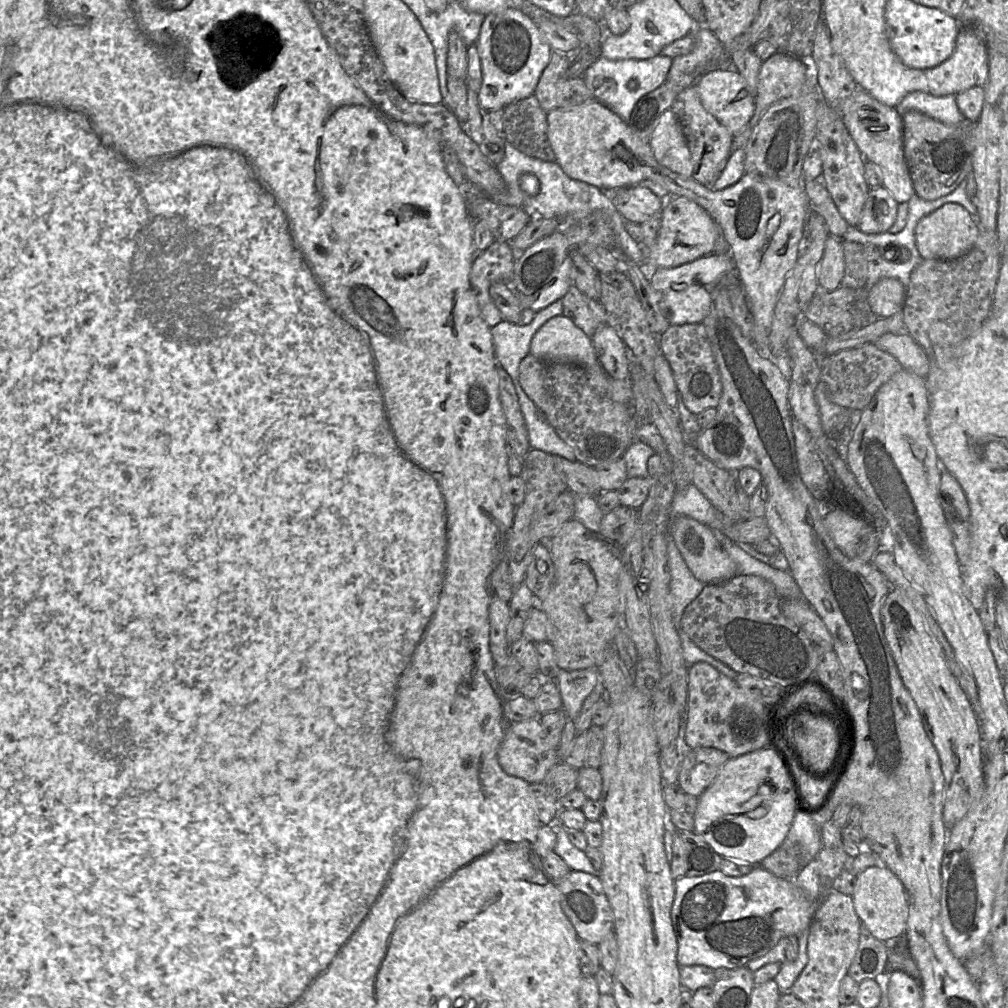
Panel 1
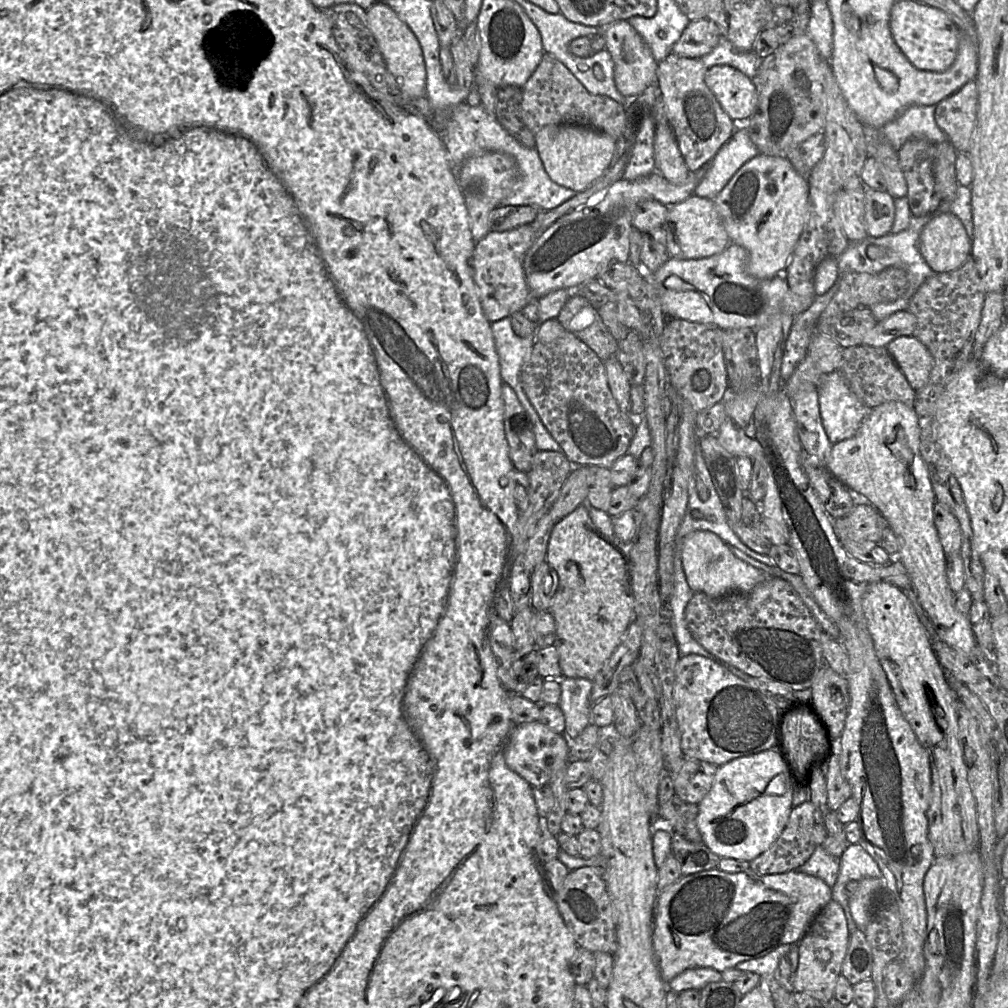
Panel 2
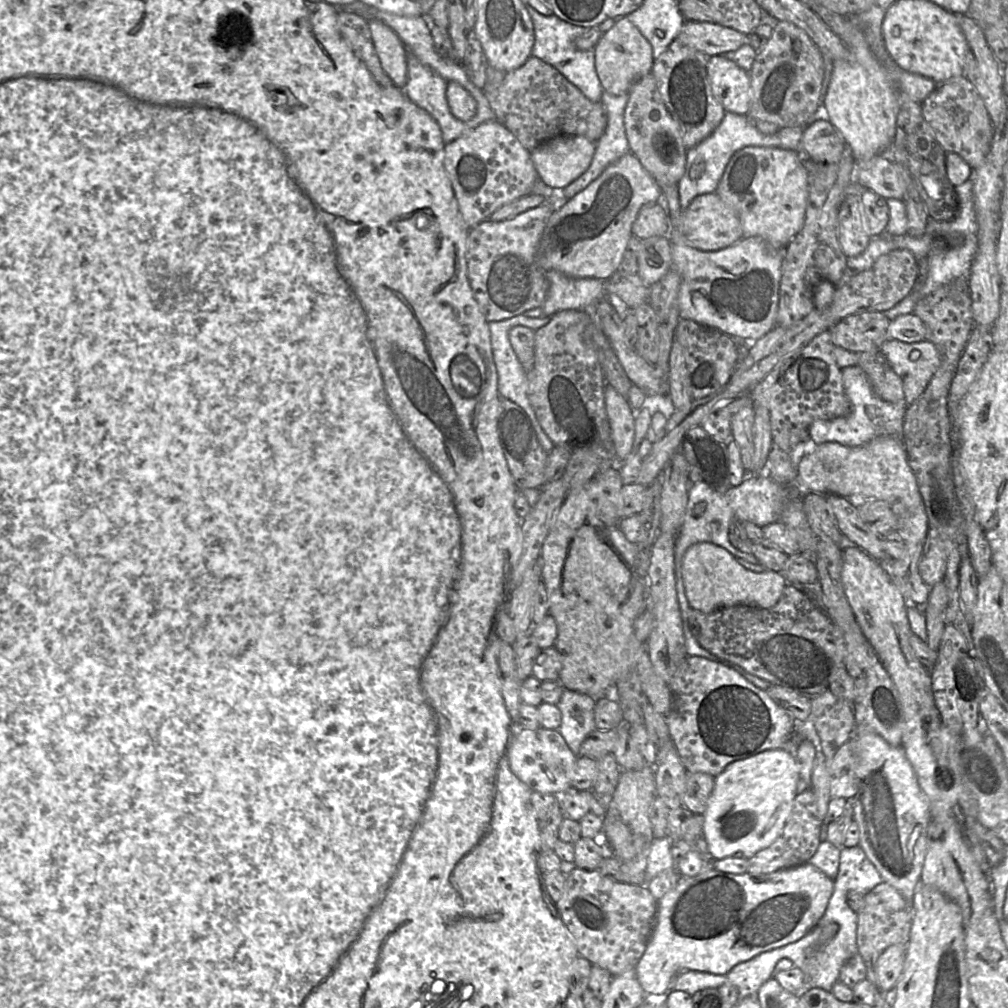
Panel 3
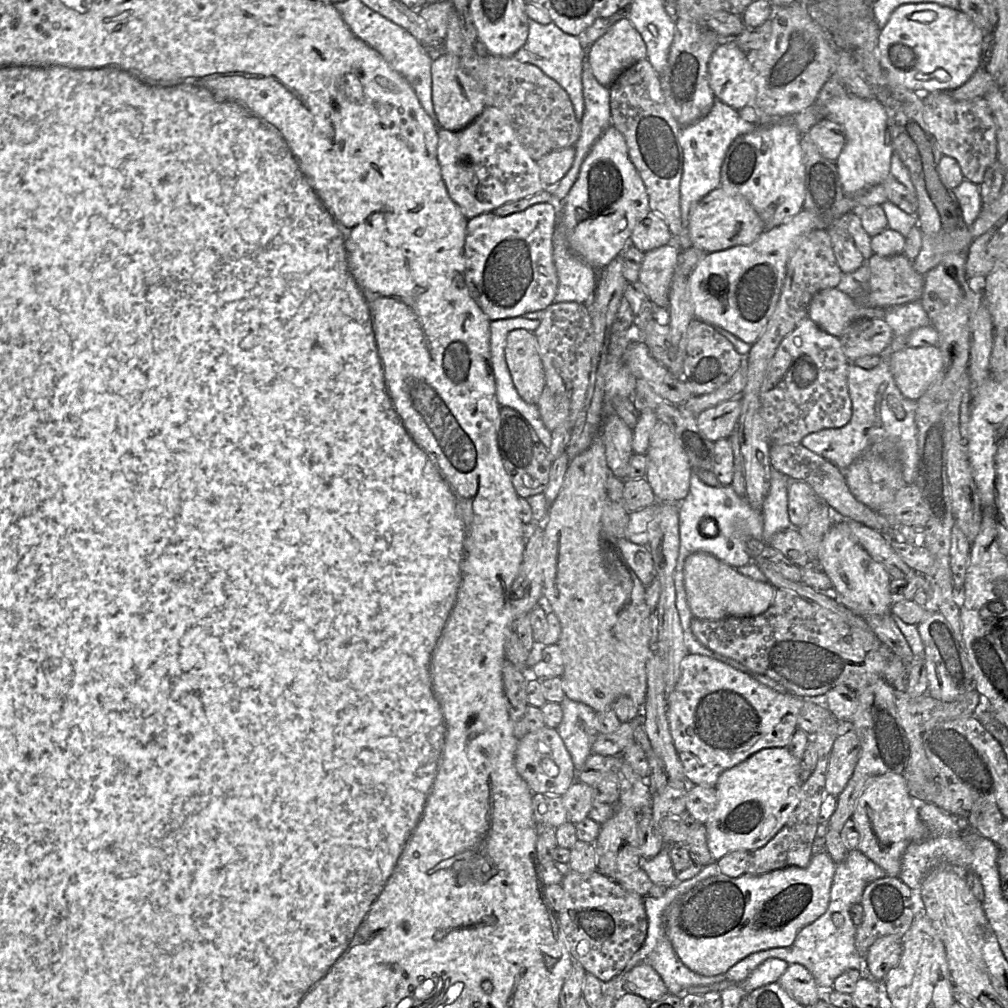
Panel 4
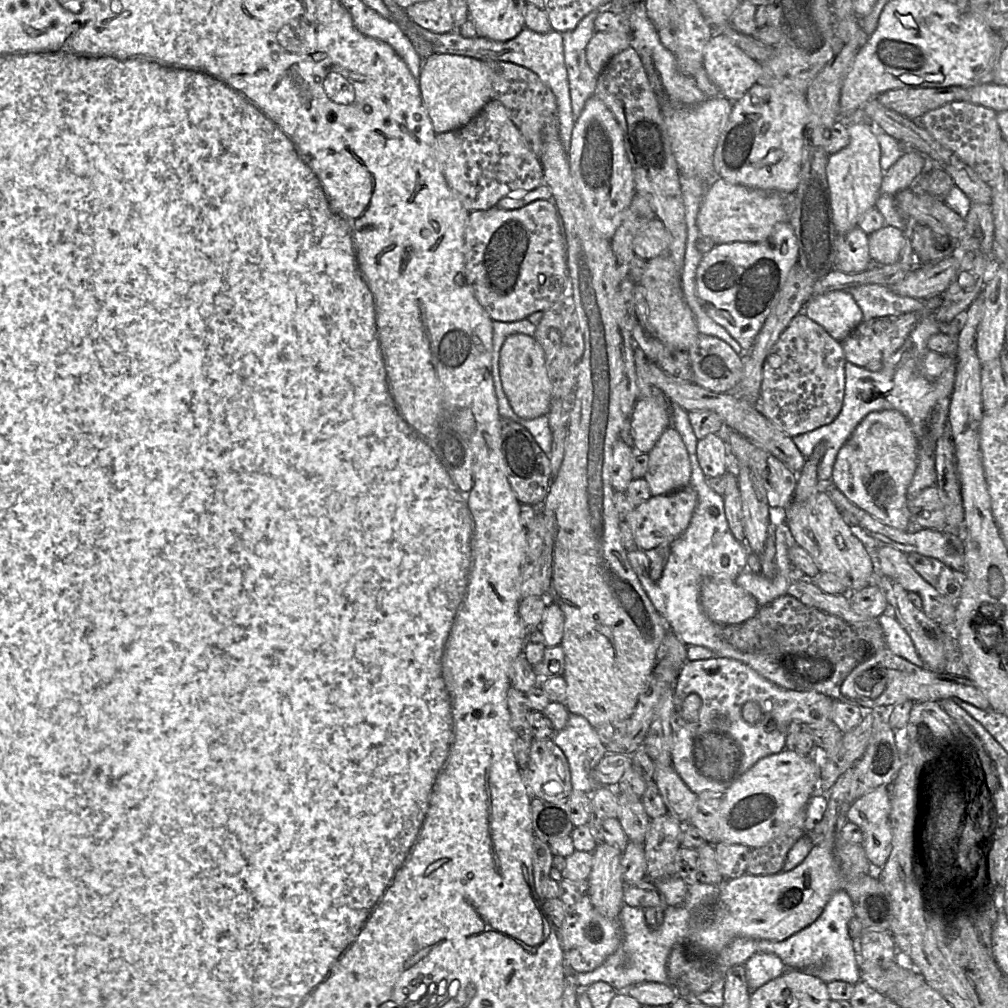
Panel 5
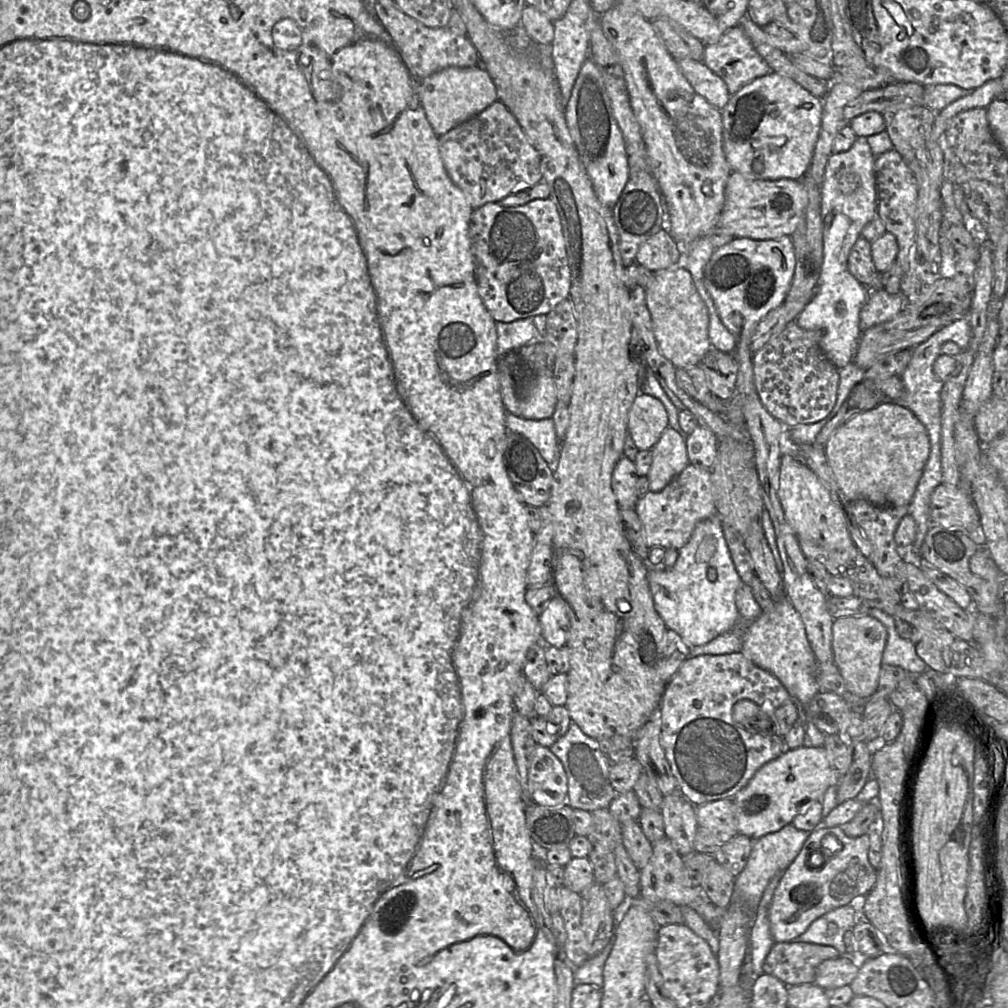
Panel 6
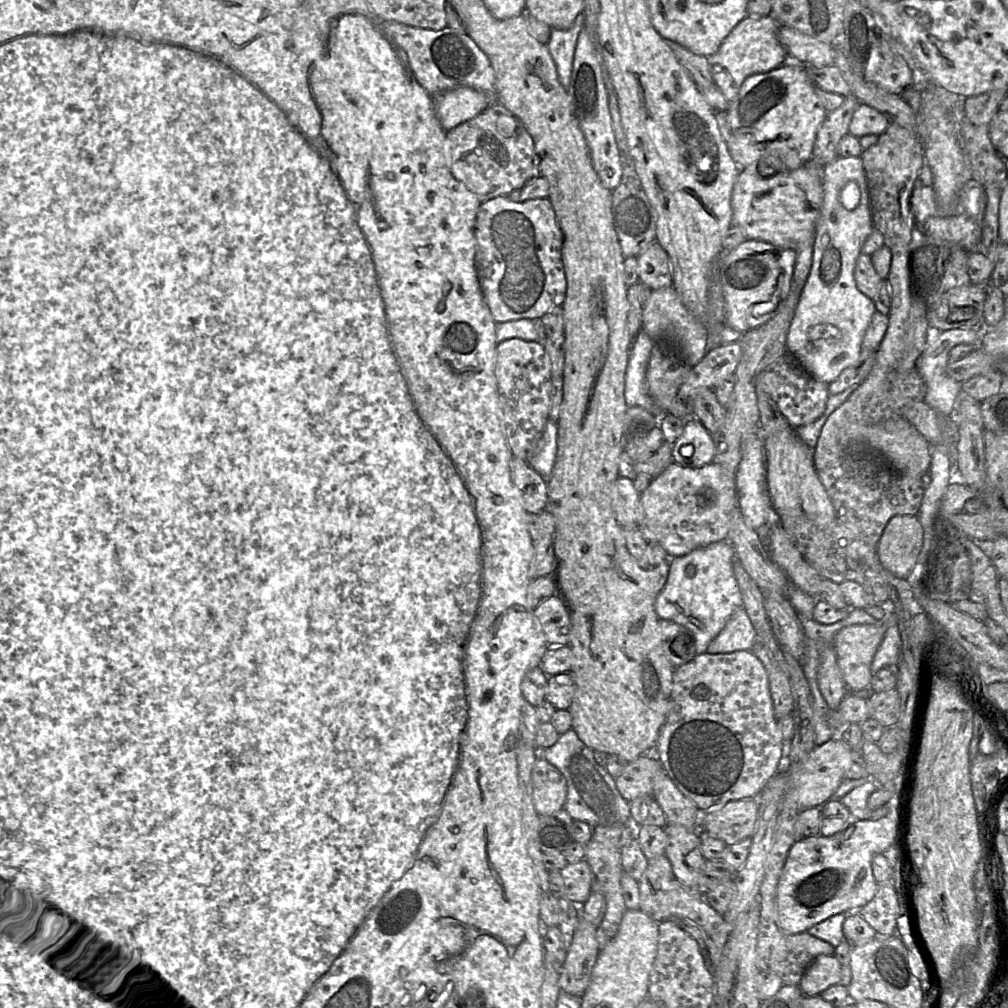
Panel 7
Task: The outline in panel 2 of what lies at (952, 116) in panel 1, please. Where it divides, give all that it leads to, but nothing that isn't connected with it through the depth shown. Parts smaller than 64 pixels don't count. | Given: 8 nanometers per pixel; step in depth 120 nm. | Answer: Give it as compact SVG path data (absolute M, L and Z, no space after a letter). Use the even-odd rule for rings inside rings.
M914 104L897 118L877 129L877 132L895 149L911 138L925 138L931 142L949 141L935 121L935 105Z

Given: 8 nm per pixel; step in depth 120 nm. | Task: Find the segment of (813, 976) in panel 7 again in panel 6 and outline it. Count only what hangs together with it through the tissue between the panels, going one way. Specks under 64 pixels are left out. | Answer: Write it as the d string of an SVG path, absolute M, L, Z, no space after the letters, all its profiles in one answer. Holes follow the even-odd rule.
M856 942L856 951L853 954L823 961L817 967L813 983L824 990L850 985L866 959L869 958L859 955Z

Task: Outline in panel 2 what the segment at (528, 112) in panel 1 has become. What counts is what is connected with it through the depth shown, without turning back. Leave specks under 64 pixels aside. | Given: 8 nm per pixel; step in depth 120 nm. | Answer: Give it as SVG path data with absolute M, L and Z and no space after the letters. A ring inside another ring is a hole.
M513 85L496 90L495 116L504 129L526 147L535 148L536 138L521 117L522 89Z

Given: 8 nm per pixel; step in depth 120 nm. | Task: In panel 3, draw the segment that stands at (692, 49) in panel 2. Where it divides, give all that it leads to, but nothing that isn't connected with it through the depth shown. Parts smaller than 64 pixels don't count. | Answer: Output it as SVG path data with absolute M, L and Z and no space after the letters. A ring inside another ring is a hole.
M685 21L677 37L683 44L707 55L723 55L750 44L750 37L719 23Z

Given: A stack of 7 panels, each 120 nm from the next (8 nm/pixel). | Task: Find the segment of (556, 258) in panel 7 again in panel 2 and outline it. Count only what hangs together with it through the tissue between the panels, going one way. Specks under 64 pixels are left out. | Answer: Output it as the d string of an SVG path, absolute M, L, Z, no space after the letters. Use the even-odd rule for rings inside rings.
M524 224L503 232L489 231L475 243L471 260L472 277L484 315L490 323L521 311L530 301L535 300L525 279L523 260L536 239L537 231L531 224Z

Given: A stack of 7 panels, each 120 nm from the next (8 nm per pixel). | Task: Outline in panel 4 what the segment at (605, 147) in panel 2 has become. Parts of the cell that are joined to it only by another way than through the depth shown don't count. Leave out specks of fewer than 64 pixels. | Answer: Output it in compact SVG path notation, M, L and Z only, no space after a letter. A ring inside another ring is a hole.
M574 146L554 150L539 160L540 178L546 187L554 187L571 168L575 157Z

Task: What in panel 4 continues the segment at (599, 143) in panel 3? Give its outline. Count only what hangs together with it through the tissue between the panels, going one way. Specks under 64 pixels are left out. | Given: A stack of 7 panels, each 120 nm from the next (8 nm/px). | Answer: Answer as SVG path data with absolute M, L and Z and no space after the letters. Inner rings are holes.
M587 57L583 64L582 85L584 113L580 121L580 135L574 144L576 149L571 168L554 186L553 194L557 200L563 200L568 195L585 157L599 137L612 125L609 88L596 80L587 62Z

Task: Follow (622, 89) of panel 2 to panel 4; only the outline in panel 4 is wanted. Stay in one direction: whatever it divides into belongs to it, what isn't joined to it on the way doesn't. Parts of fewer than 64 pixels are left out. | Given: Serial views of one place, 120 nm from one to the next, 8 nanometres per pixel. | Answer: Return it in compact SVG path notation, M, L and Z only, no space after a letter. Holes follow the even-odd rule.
M628 18L613 24L587 49L587 62L594 77L608 88L623 71L643 59L647 59L646 44Z

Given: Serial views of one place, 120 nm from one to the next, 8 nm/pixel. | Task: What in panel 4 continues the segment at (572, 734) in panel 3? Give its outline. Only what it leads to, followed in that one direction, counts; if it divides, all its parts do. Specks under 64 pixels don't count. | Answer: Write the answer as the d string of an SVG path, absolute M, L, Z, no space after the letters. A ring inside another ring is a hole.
M566 696L560 706L563 718L556 730L577 770L592 754L592 744L599 734L596 712L589 706L572 701Z

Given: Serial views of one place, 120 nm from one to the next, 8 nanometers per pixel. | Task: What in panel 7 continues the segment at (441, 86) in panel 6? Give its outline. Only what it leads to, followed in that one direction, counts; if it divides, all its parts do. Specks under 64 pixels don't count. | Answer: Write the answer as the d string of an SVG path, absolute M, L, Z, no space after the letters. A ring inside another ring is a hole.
M470 87L456 88L431 97L436 117L445 131L475 118L492 103L490 95Z

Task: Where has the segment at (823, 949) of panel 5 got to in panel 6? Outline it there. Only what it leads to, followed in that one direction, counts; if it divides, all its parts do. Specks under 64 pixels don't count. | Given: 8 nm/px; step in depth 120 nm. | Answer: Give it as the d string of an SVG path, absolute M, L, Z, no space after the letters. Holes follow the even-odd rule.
M851 904L841 906L827 912L826 914L819 917L817 920L813 921L806 929L806 931L793 941L832 946L842 956L846 954L844 934L848 930L852 929L859 920L864 919L861 918L861 914L857 910L855 910Z

